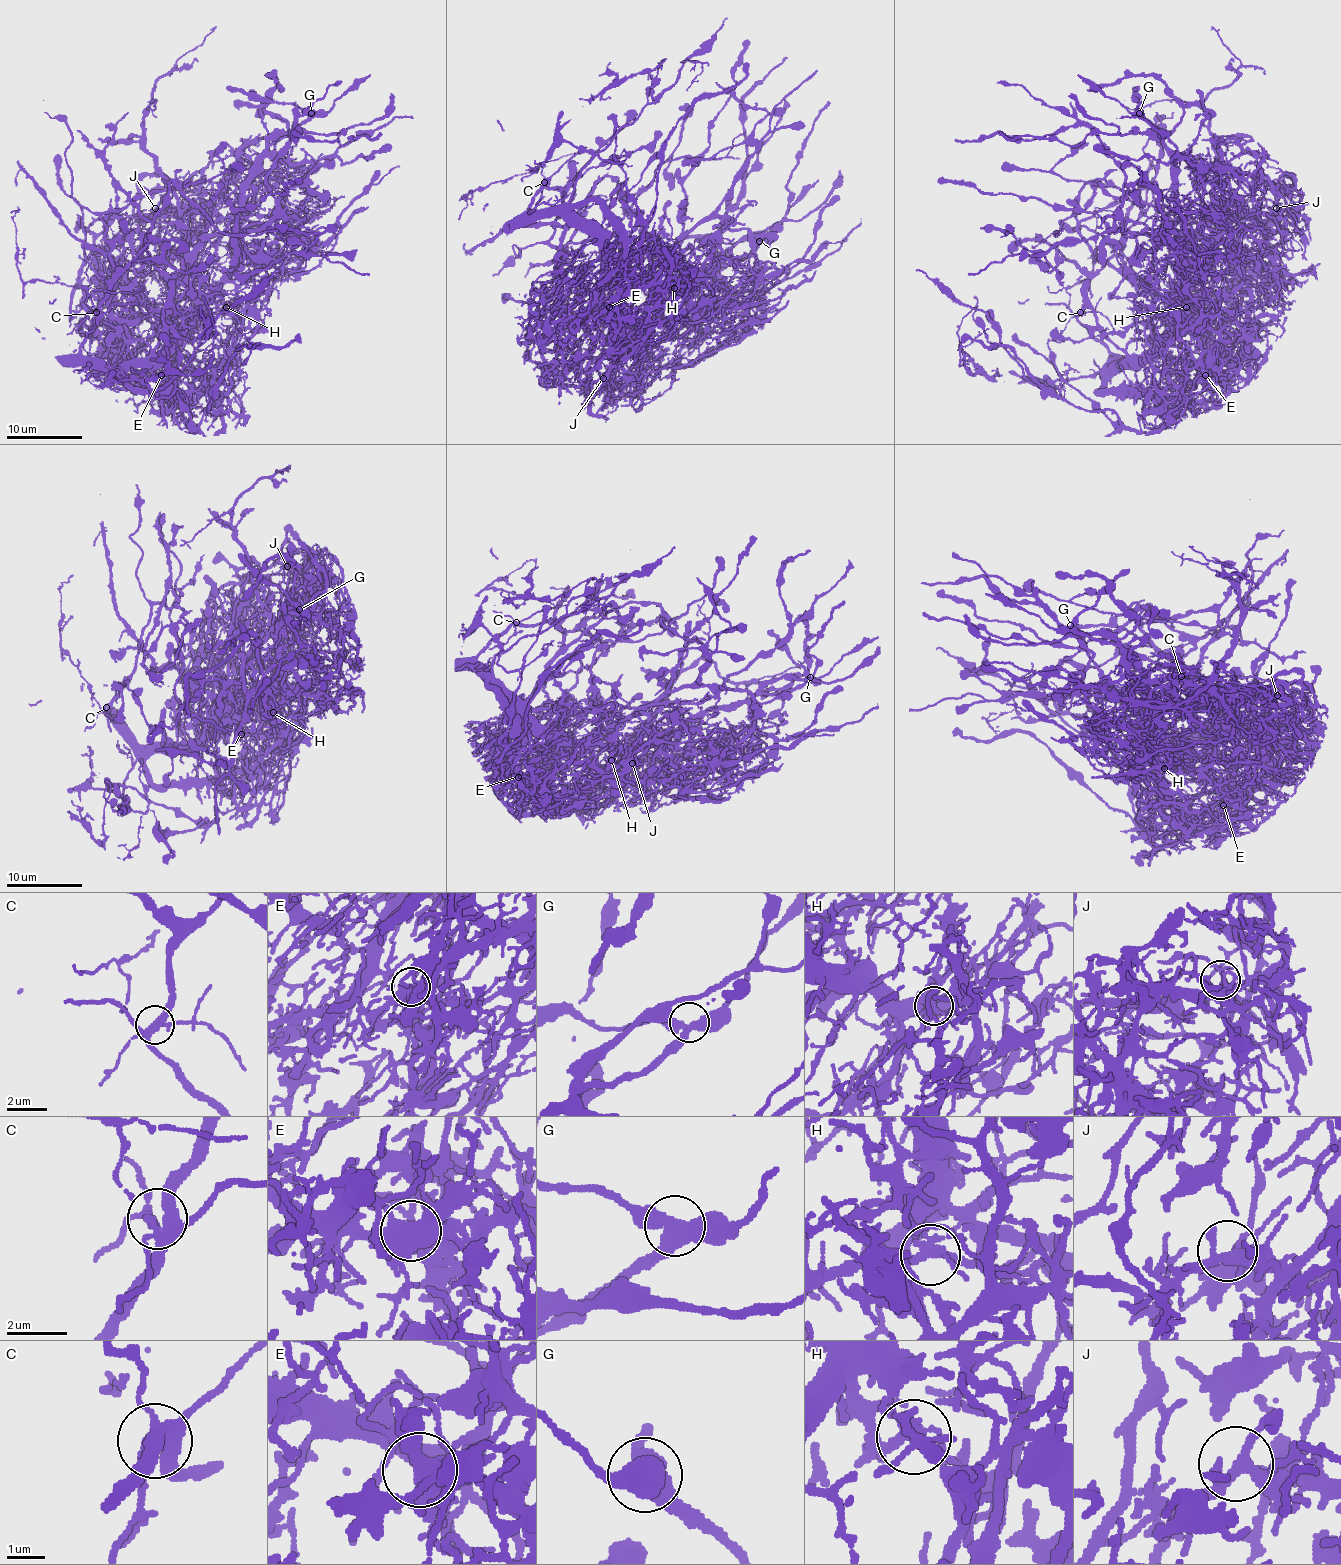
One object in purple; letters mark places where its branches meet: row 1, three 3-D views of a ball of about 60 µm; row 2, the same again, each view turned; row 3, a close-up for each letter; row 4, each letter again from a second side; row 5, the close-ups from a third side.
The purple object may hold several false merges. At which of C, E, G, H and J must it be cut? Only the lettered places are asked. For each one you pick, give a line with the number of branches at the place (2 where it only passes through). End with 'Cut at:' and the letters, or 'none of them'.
E: branches 4
Cut at: E

